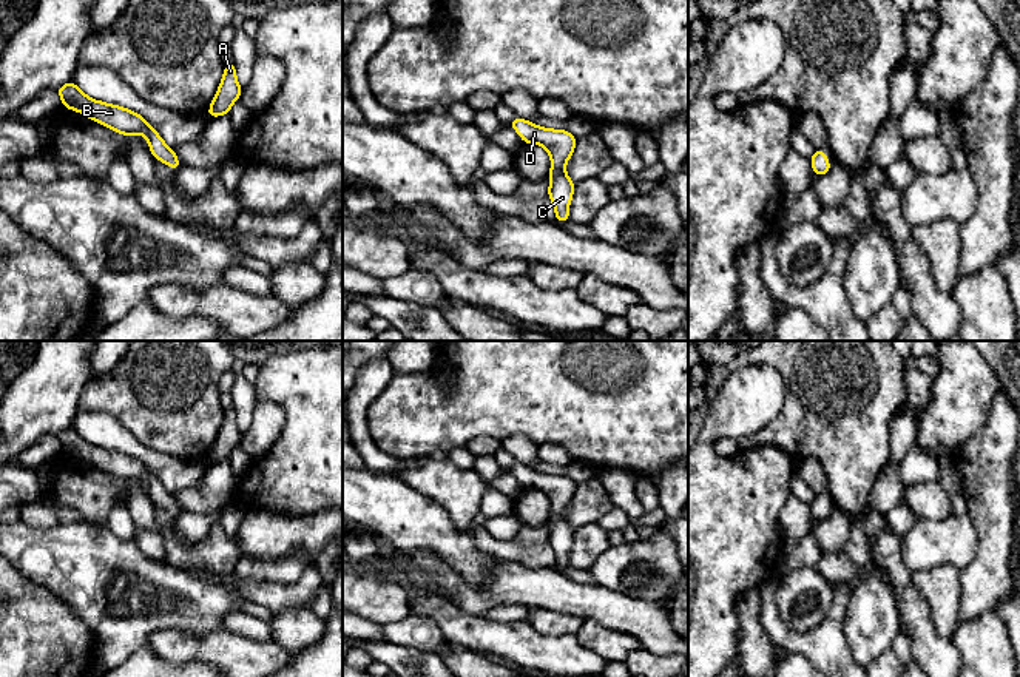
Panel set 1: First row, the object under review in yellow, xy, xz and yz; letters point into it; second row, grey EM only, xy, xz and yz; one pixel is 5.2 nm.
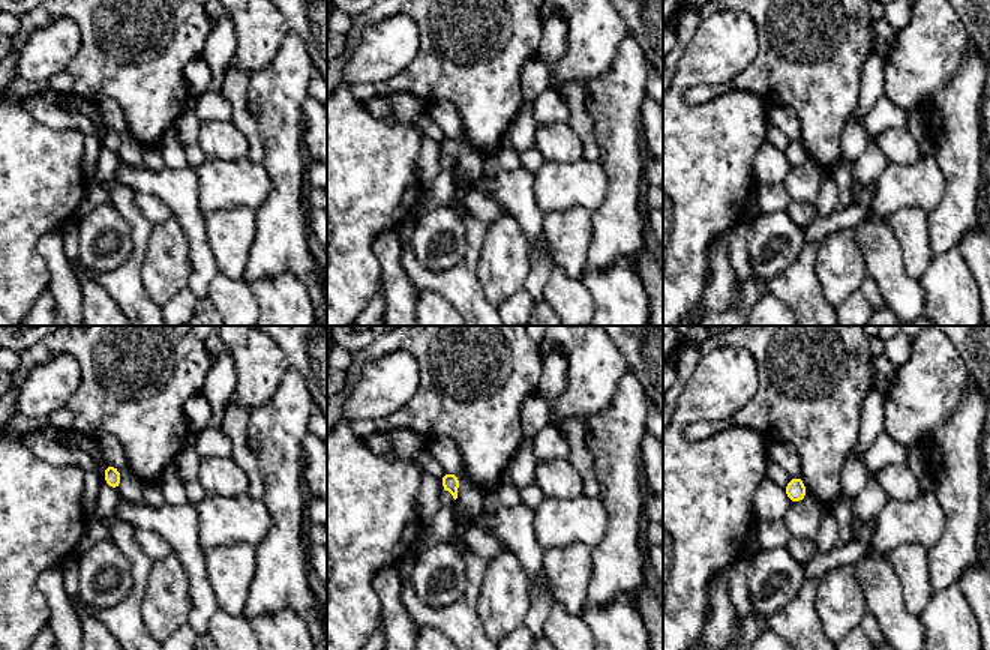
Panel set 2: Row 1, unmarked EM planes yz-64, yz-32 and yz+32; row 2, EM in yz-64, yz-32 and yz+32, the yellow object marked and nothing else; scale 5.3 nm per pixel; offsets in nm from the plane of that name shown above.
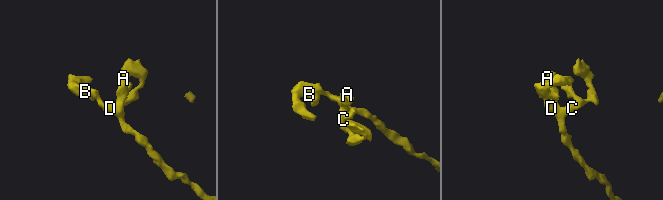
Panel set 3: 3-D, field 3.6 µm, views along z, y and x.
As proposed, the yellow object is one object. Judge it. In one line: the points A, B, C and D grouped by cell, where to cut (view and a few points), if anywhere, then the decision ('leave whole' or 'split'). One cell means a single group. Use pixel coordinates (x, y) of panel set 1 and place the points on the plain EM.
groups A B C D; cut none; leave whole

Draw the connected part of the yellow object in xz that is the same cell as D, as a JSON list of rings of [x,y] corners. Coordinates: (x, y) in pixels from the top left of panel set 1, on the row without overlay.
[[[518,461],[508,470],[514,473],[525,489],[537,489],[551,500],[549,537],[556,555],[556,566],[568,568],[568,552],[572,546],[574,527],[565,518],[577,484],[566,475],[549,475],[523,466]]]

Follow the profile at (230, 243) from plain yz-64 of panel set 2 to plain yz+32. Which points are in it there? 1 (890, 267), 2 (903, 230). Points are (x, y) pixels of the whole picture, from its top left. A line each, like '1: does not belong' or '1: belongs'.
1: does not belong
2: belongs

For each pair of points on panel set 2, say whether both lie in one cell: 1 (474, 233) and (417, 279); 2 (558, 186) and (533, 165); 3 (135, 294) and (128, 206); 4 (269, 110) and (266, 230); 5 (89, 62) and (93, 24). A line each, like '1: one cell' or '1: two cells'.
1: one cell
2: two cells
3: one cell
4: one cell
5: one cell

